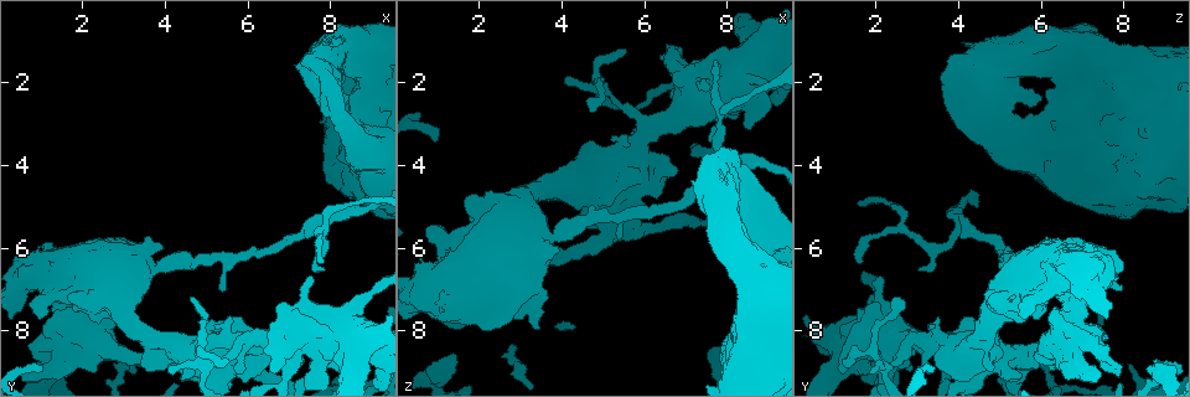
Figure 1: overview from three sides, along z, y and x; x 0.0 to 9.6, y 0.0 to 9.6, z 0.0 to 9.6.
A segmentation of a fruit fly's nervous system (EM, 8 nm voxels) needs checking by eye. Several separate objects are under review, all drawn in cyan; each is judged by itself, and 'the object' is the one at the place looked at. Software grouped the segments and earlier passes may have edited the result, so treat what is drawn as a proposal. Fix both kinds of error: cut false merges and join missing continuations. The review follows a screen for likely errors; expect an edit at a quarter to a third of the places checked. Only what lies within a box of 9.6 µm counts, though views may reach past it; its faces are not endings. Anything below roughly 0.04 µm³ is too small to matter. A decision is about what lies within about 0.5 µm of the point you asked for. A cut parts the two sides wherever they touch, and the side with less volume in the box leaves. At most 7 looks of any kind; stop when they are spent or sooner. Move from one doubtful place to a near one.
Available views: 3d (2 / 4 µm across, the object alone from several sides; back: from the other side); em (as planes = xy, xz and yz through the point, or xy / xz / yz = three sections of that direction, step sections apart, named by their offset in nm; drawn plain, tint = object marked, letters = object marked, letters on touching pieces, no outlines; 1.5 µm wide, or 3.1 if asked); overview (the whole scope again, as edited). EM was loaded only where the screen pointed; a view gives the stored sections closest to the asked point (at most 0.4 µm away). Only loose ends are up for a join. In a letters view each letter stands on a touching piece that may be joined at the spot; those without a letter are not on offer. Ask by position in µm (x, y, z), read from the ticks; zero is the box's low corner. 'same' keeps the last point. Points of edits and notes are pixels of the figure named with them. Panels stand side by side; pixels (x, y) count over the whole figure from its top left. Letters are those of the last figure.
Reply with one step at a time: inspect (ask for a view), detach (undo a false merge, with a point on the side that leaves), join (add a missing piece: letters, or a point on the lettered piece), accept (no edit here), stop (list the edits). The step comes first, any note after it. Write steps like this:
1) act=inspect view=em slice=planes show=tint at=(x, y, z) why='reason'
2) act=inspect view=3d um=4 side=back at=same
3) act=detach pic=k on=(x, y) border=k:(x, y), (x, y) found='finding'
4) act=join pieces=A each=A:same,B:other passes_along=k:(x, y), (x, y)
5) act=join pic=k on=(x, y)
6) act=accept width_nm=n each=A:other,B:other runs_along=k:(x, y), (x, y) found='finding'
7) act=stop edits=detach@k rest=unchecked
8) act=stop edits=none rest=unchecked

act=inspect view=em slice=xy step=4 show=letters at=(5.40, 7.05, 5.70) why='an open end'

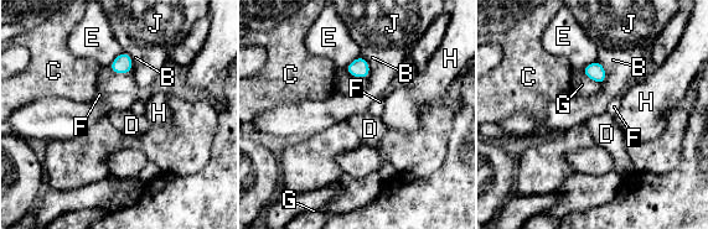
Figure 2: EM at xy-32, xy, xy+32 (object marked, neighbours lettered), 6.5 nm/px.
act=inspect view=em slice=xz step=8 show=letters at=same why='another direction'

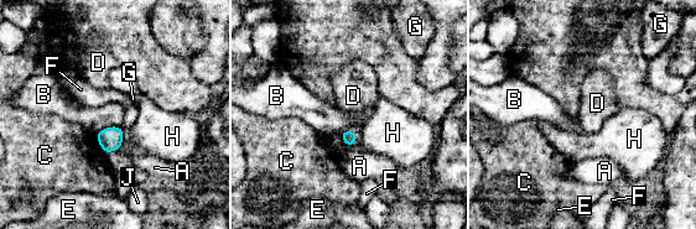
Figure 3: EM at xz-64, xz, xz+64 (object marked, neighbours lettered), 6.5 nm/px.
act=accept each=A:other,B:other,C:other,D:other,E:other,F:other,G:other,H:other,J:other border=3:(338, 134), (348, 146), (358, 140) found='no lettered piece goes on from it'

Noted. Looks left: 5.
act=inspect view=3d um=2 at=(1.10, 7.80, 6.60) why='an open end'

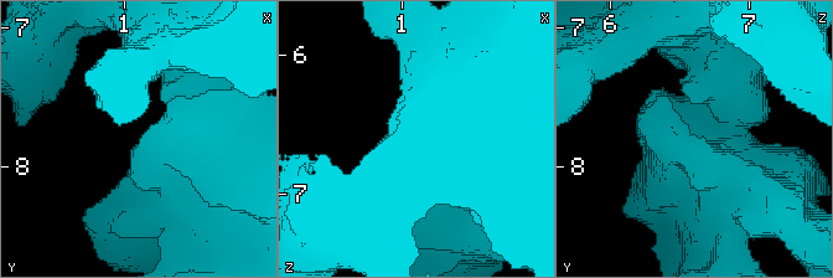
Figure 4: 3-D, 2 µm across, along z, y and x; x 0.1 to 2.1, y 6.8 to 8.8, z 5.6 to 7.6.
act=inspect view=em slice=xy step=8 show=tint at=same why='now the EM'

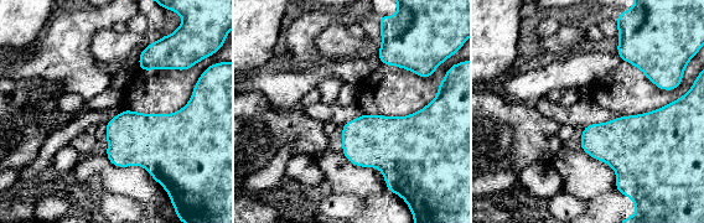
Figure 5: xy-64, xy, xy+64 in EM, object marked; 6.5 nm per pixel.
act=inspect view=em slice=xy step=8 show=letters at=same why='what lies round it'

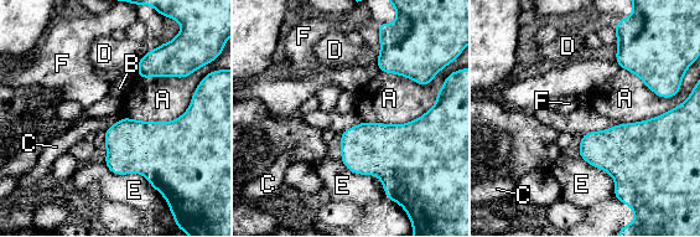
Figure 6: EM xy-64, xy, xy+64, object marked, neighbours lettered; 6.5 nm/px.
act=accept each=A:other,B:other,C:other,D:other,E:other,F:other border=6:(123, 117), (104, 129) found='none of them fits'

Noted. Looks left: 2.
act=inspect view=3d um=4 at=(4.70, 7.20, 2.55) why='thin end'

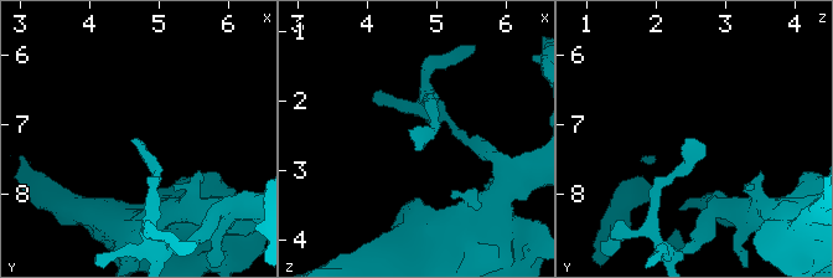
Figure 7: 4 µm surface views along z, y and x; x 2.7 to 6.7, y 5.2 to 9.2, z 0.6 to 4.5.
act=inspect view=em slice=planes show=letters at=(4.65, 7.20, 2.55) why='now the EM'

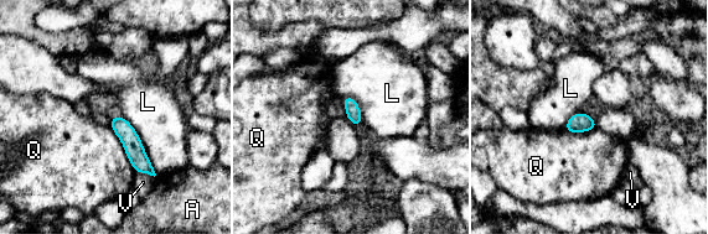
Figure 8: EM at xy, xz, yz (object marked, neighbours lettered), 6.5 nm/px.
act=accept width_nm=100 each=A:other,L:other,Q:other,V:other runs_along=8:(114, 120), (150, 171) found='no lettered piece goes on from it'

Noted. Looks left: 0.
act=stop edits=none rest=unchecked

